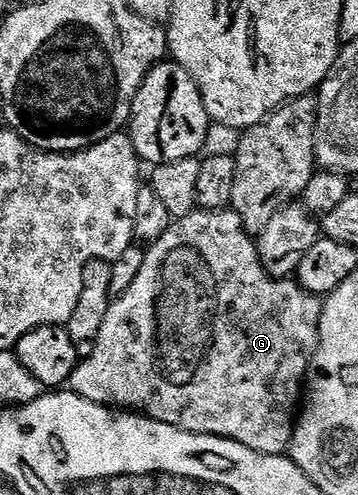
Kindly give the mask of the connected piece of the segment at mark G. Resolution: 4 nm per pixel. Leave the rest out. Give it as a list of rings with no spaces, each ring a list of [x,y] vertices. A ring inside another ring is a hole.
[[[197,208],[185,218],[175,219],[172,227],[157,242],[147,247],[142,268],[138,276],[134,276],[134,284],[130,284],[126,292],[113,297],[112,305],[106,312],[106,320],[102,320],[102,332],[98,332],[94,352],[90,352],[90,356],[81,358],[76,363],[66,386],[73,394],[96,402],[100,406],[143,414],[146,418],[153,418],[155,422],[170,424],[191,434],[234,440],[254,452],[287,455],[292,445],[292,427],[296,425],[298,403],[302,398],[304,380],[308,376],[308,365],[311,364],[314,352],[318,348],[321,305],[321,299],[317,295],[303,290],[300,283],[292,278],[271,278],[268,275],[256,251],[253,235],[246,232],[242,216],[238,216],[235,210]]]

